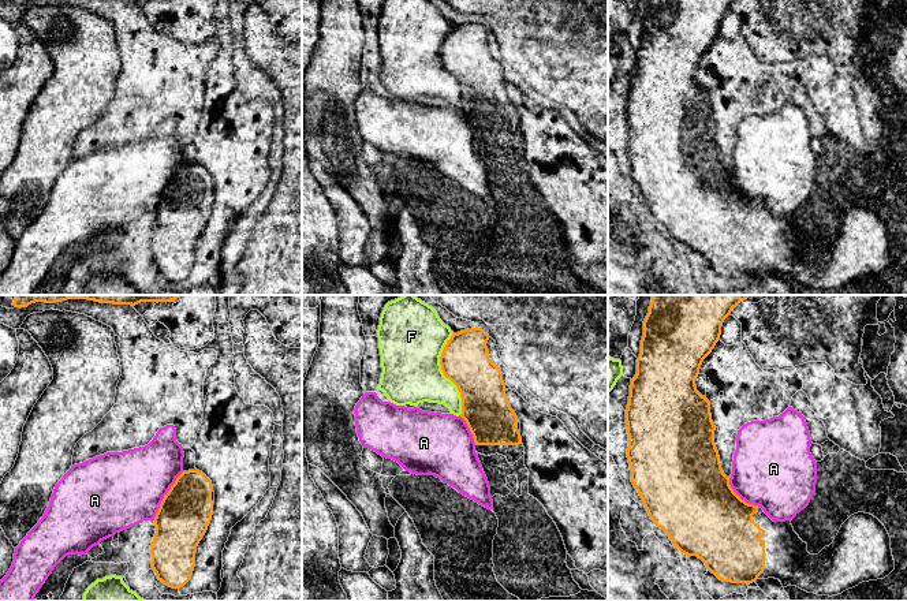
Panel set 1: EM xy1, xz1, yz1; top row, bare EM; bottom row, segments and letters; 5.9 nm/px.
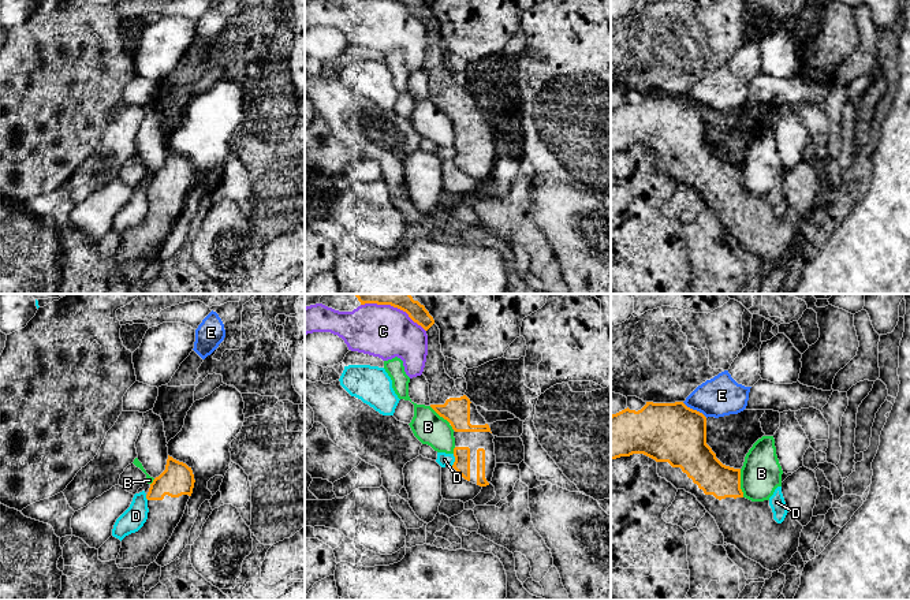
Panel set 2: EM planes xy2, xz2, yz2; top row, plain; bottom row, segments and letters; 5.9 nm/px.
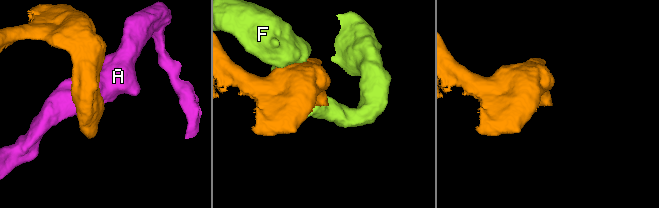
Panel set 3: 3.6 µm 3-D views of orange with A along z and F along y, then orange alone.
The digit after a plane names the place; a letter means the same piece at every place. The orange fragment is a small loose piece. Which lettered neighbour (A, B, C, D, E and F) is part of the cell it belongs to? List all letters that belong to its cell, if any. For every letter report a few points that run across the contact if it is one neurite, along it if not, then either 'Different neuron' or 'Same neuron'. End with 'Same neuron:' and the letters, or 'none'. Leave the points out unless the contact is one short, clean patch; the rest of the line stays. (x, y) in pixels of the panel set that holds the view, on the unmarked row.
A: Line: xy1 (183, 165), (164, 190), (153, 213). Different neuron
B: Different neuron
C: Different neuron
D: Line: xz2 (454, 148), (451, 159). Different neuron
E: Line: yz2 (682, 96), (707, 111). Different neuron
F: Different neuron
Same neuron: none

